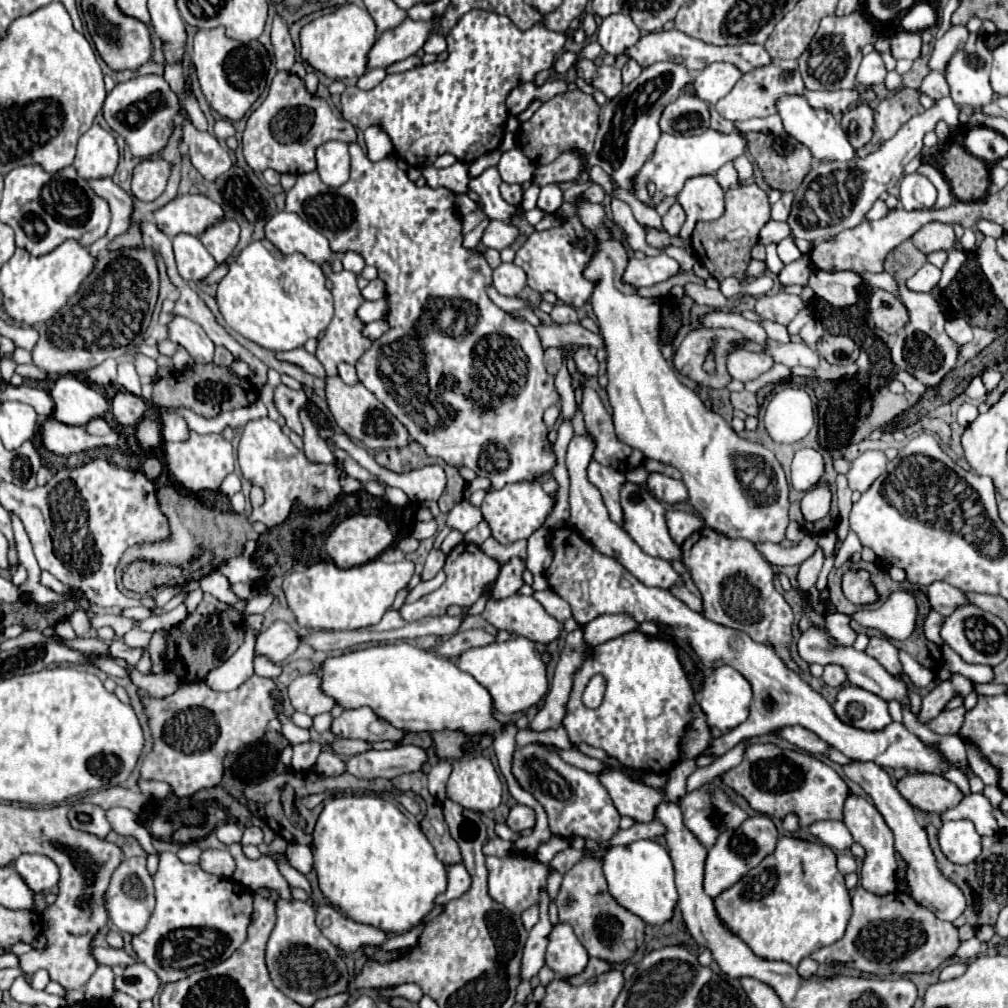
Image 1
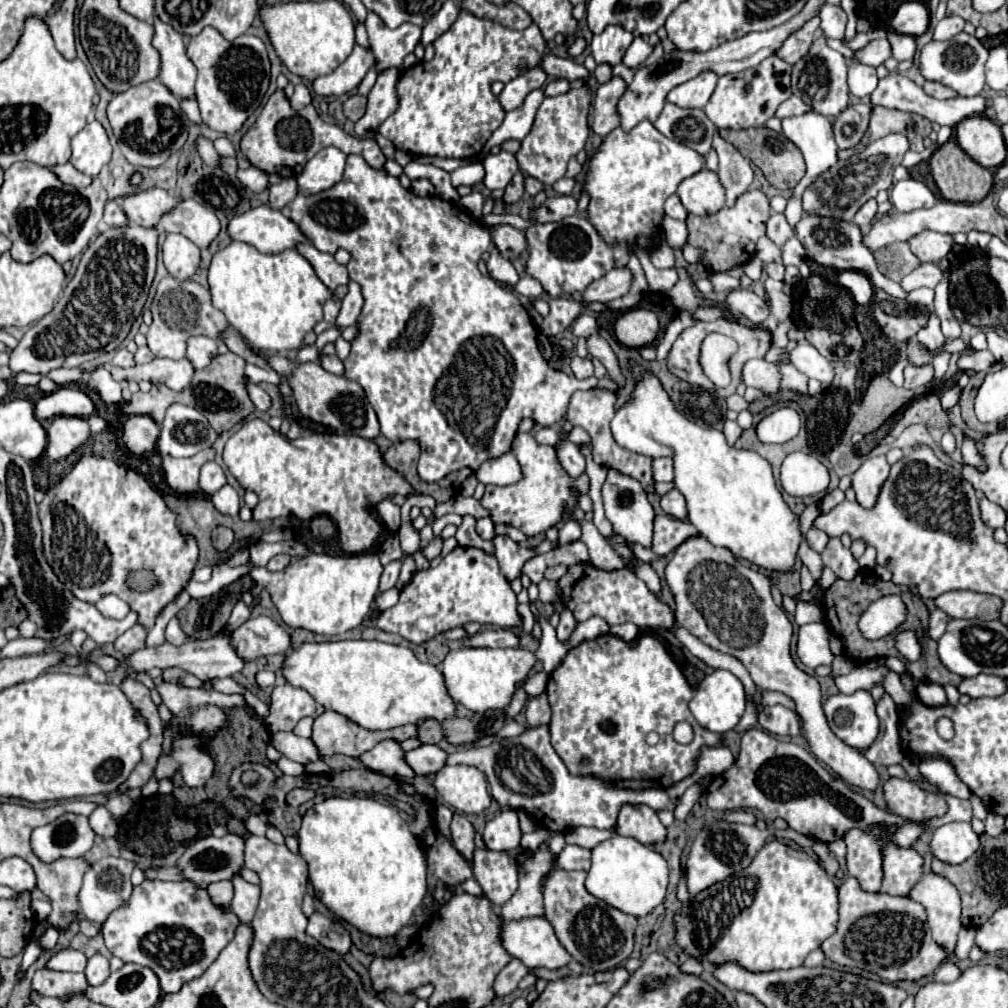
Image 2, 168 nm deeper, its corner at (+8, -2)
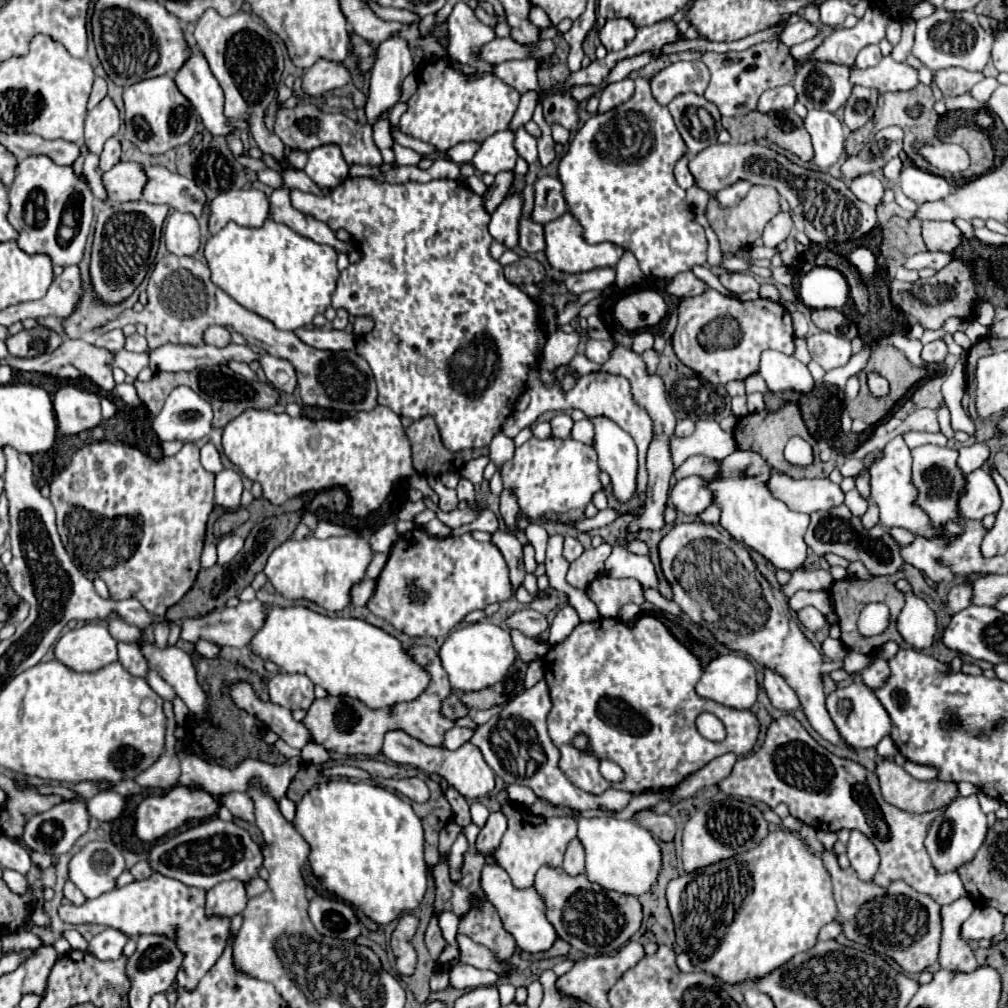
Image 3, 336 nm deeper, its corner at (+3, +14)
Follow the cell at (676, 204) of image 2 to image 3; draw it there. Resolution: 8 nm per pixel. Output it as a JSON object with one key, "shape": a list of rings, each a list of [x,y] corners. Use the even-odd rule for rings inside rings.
{"shape":[[[685,156],[683,160],[679,160],[679,164],[675,166],[675,180],[677,180],[677,184],[681,186],[681,188],[691,188],[693,186],[693,176],[691,176],[691,172],[689,172],[689,168],[687,168],[687,162],[689,162],[689,158]]]}

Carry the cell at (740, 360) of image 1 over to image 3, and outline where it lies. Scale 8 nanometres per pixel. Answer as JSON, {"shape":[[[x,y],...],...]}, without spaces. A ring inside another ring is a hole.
{"shape":[[[765,350],[761,354],[759,374],[771,392],[783,392],[787,388],[797,392],[811,392],[813,388],[813,378],[807,366],[795,356],[781,354],[777,350]]]}

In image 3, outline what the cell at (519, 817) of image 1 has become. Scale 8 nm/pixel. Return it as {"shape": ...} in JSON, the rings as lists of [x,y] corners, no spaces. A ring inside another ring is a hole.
{"shape":[[[501,810],[491,812],[487,824],[481,828],[477,836],[477,852],[491,854],[493,850],[497,850],[499,840],[505,834],[505,830],[507,830],[507,816]]]}

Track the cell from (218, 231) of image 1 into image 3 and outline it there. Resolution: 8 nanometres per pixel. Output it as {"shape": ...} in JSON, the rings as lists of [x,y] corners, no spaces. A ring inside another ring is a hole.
{"shape":[[[147,166],[145,172],[149,176],[149,182],[143,190],[143,200],[151,204],[167,204],[173,210],[189,212],[195,218],[203,214],[207,196],[193,180],[181,174],[173,174],[163,166]]]}

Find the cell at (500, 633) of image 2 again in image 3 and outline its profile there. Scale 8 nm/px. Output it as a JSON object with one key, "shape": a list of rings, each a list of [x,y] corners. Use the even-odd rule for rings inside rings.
{"shape":[[[519,610],[519,612],[511,614],[505,620],[505,624],[507,624],[509,630],[515,630],[517,628],[521,634],[531,636],[531,638],[539,636],[543,630],[549,628],[545,616],[539,614],[539,612],[535,612],[535,610]]]}

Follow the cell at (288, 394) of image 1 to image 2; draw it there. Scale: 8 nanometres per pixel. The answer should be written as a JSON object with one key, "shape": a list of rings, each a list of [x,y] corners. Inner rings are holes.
{"shape":[[[248,384],[248,386],[246,386],[246,392],[248,392],[250,400],[254,402],[254,406],[256,406],[258,410],[268,410],[268,408],[270,408],[270,396],[268,396],[260,386]]]}

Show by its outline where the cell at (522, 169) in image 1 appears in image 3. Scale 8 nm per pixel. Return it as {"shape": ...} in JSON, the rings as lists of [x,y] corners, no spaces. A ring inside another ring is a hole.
{"shape":[[[505,130],[505,132],[497,132],[493,136],[489,136],[479,152],[475,154],[475,158],[472,160],[473,166],[485,174],[499,174],[499,172],[505,172],[505,170],[513,170],[515,168],[515,162],[517,162],[517,152],[515,152],[515,146],[513,146],[513,140],[515,140],[515,134],[511,130]]]}

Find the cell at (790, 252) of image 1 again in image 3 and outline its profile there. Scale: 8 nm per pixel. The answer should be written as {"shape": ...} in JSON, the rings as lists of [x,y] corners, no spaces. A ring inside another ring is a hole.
{"shape":[[[809,110],[803,118],[805,130],[813,140],[813,164],[815,166],[831,166],[843,156],[845,130],[841,120],[827,110]]]}

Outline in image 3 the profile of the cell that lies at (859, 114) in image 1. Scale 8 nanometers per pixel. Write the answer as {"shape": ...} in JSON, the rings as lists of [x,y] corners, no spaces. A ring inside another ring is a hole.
{"shape":[[[853,86],[853,92],[851,92],[851,96],[845,104],[845,112],[843,112],[843,122],[849,130],[861,128],[873,116],[877,96],[879,96],[879,92],[875,92],[873,88]]]}

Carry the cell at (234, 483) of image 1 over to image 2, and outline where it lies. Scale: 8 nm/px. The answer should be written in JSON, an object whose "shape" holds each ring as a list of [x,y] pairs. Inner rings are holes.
{"shape":[[[206,462],[202,468],[200,468],[200,480],[198,480],[198,486],[204,494],[214,494],[218,488],[222,488],[226,484],[226,476],[222,472],[222,468],[216,464],[216,462]]]}

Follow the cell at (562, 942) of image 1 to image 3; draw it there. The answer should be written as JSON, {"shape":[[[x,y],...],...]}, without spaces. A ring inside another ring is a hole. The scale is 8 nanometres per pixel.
{"shape":[[[485,864],[483,866],[481,888],[483,888],[485,896],[491,900],[491,904],[497,908],[497,912],[503,920],[503,926],[515,938],[515,942],[521,950],[525,950],[525,952],[547,952],[557,942],[559,936],[557,936],[553,924],[545,916],[545,902],[537,894],[535,888],[517,890],[511,884],[509,874],[501,866],[495,866],[495,864]]]}

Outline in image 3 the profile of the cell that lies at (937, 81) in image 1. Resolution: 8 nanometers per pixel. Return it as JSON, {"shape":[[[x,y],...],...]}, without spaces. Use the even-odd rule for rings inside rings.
{"shape":[[[943,68],[935,72],[935,84],[943,92],[943,96],[959,96],[969,92],[979,80],[983,80],[981,72],[969,72],[963,68]]]}

